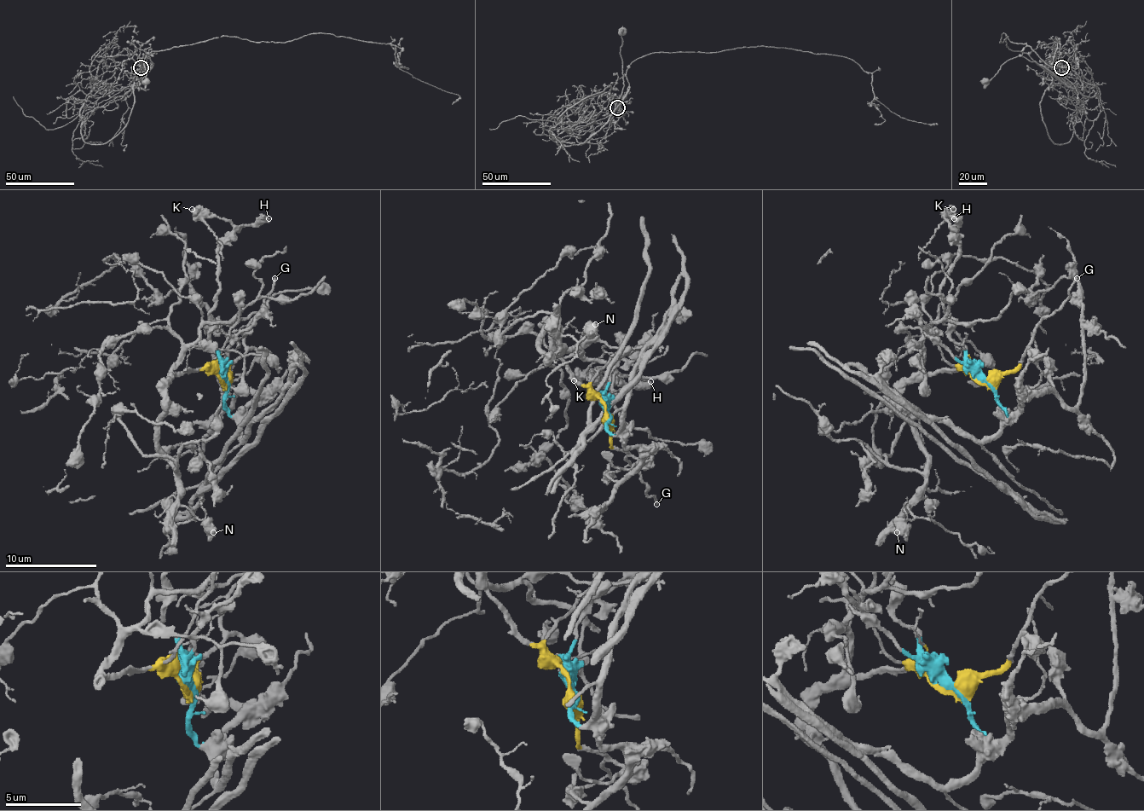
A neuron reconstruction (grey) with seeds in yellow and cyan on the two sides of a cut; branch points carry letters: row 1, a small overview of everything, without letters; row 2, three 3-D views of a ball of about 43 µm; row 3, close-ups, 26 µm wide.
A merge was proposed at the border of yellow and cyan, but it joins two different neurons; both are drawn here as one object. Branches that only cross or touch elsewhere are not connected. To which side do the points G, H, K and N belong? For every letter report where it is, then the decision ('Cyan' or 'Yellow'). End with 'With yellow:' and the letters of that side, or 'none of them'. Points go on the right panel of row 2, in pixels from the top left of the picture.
G: Place: (1077, 278). Yellow
H: Place: (954, 218). Cyan
K: Place: (953, 209). Cyan
N: Place: (897, 532). Yellow
With yellow: G, N

